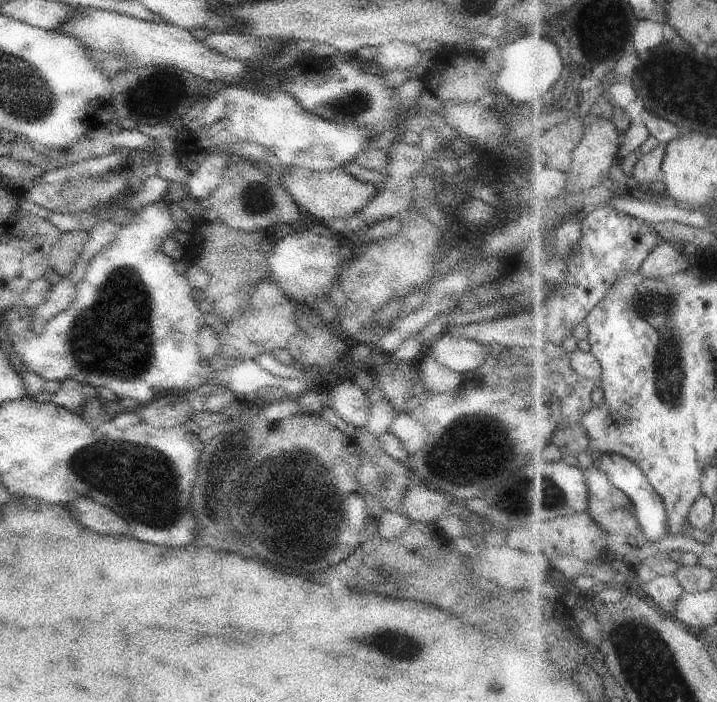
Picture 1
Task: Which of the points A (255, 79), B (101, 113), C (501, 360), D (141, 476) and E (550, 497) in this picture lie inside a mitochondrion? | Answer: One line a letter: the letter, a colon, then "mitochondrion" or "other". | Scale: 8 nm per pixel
A: other
B: other
C: other
D: mitochondrion
E: mitochondrion

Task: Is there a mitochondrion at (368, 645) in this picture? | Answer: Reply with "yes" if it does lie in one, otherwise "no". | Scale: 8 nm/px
yes

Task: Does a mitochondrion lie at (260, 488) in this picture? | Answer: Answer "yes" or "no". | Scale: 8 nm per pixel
yes

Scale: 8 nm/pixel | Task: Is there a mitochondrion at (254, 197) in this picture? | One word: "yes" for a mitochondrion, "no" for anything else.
yes

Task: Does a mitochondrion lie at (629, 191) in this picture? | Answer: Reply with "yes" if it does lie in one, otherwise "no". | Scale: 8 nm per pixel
no

